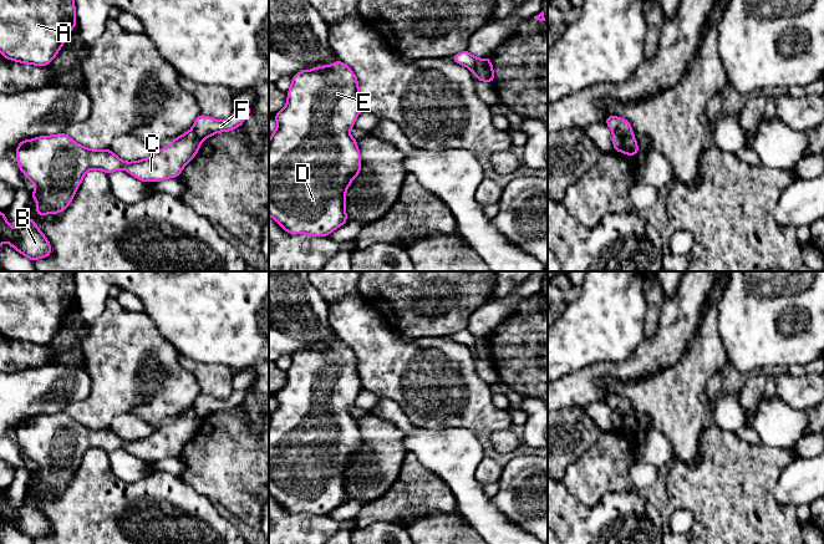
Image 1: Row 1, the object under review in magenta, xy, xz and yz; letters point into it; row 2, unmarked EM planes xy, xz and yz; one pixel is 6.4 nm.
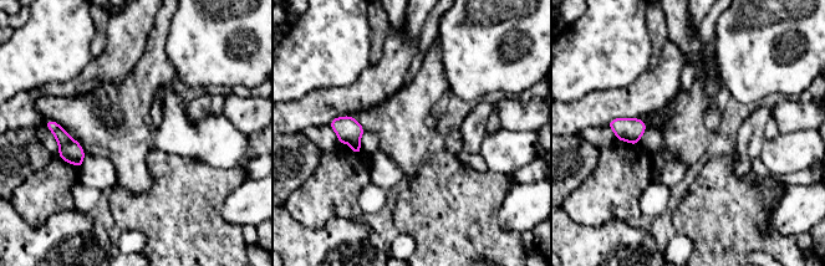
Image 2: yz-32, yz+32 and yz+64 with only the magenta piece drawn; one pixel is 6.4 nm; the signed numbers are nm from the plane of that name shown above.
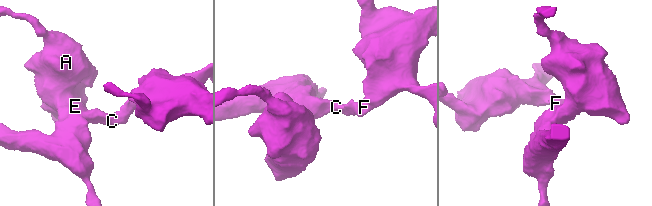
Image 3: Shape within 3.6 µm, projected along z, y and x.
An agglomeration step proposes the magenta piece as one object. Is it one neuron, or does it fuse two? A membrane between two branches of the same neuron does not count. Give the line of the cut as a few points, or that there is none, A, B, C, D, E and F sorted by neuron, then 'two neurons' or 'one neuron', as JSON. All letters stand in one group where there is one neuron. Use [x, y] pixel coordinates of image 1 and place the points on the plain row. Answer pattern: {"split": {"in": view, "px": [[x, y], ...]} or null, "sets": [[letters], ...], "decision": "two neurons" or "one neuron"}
{"split": {"in": "yz", "px": [[613, 410], [620, 415], [632, 415]]}, "sets": [["A", "B", "C", "D", "E"], ["F"]], "decision": "two neurons"}

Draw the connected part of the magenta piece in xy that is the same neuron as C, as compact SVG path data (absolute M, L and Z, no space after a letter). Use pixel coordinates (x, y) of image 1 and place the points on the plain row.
M189 408L152 434L124 441L110 427L86 427L62 411L21 420L15 433L19 448L36 464L30 477L37 481L36 493L42 495L65 489L90 448L106 453L124 448L142 461L157 462L179 456L200 424L202 418Z

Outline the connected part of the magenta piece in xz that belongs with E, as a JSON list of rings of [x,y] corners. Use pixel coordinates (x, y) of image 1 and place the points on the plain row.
[[[337,339],[330,345],[297,351],[291,356],[286,373],[286,385],[273,395],[278,407],[269,421],[269,494],[289,513],[327,515],[349,499],[345,474],[352,458],[361,451],[357,420],[349,413],[363,388],[358,359],[346,342]]]

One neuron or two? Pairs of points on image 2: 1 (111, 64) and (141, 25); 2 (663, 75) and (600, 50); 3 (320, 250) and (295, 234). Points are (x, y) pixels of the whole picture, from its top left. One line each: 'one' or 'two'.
1: one
2: two
3: one

